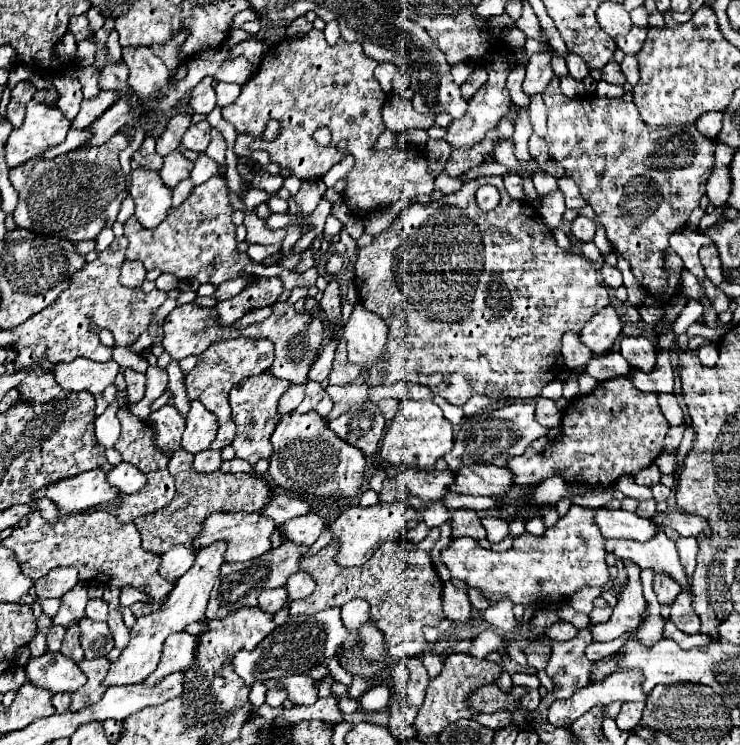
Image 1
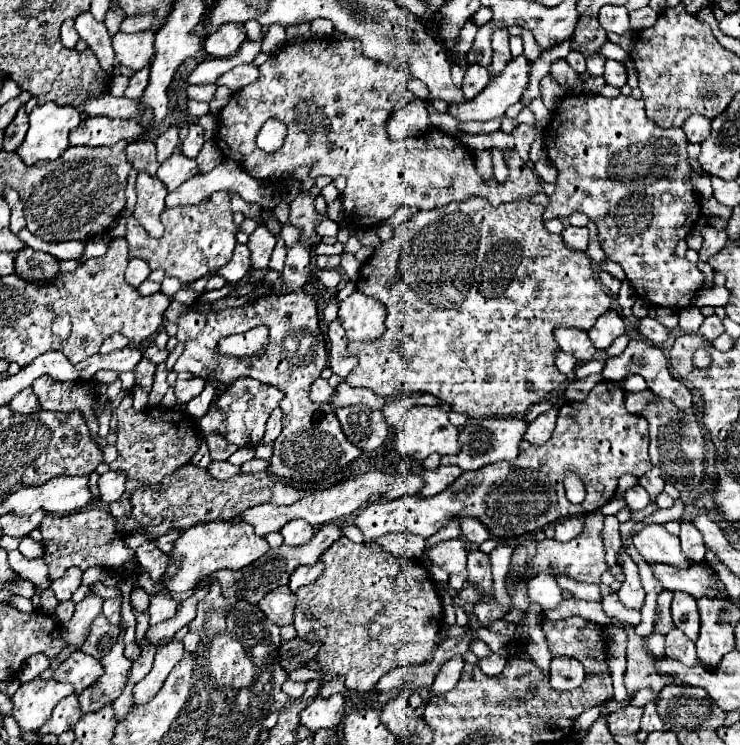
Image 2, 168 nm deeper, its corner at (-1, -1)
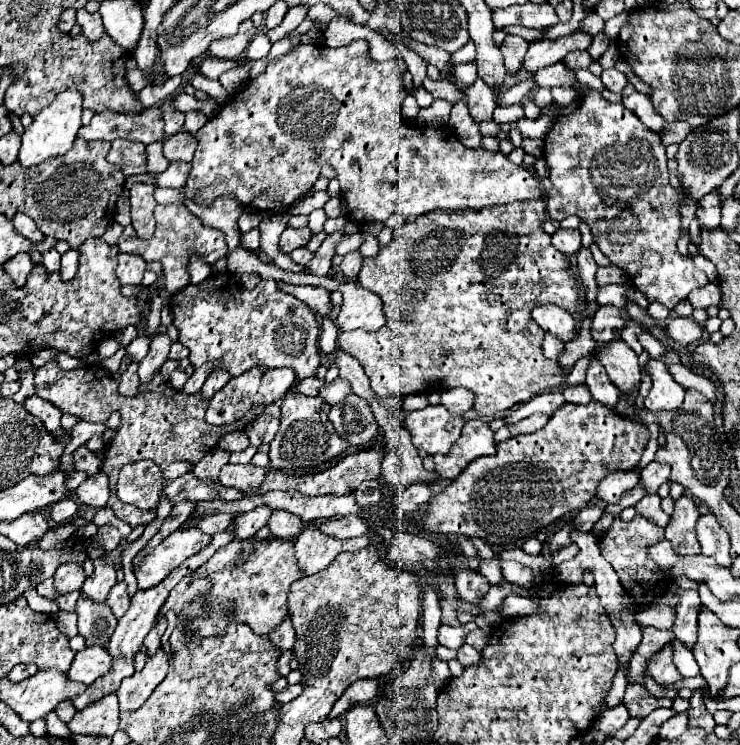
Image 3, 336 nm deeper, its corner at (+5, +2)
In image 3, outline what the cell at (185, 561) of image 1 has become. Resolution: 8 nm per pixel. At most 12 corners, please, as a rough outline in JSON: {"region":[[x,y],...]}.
{"region":[[156,621],[146,635],[148,657],[160,649],[166,621]]}

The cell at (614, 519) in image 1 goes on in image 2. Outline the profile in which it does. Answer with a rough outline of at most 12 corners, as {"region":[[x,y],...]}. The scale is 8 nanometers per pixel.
{"region":[[662,524],[632,536],[646,562],[690,566],[678,536]]}

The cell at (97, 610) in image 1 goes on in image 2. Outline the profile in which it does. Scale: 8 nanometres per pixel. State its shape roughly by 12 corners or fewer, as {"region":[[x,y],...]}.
{"region":[[104,600],[102,614],[110,624],[120,624],[120,602]]}

